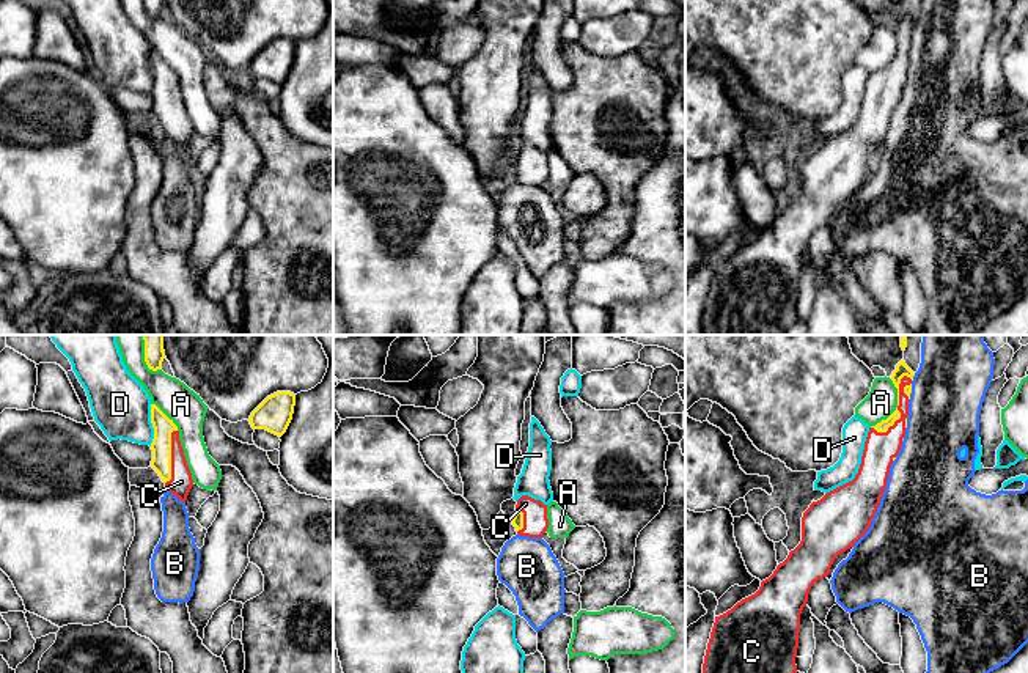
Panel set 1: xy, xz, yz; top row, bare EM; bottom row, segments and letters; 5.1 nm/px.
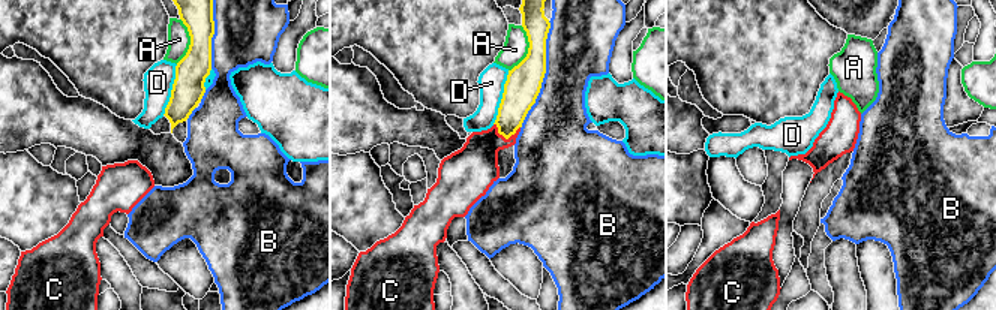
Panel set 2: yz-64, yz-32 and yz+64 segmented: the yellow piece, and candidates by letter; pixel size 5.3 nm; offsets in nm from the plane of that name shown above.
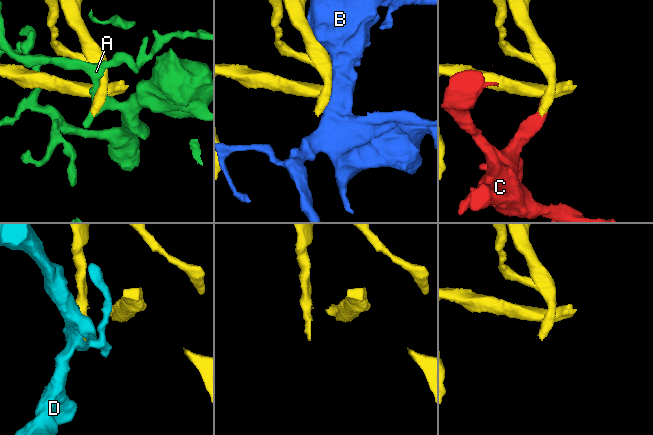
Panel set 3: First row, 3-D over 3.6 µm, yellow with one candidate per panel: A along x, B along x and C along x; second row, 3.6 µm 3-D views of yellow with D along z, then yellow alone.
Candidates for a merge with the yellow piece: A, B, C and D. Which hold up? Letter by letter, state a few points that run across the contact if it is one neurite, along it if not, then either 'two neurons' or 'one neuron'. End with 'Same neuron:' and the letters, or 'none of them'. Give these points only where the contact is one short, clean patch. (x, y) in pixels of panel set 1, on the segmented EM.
A: two neurons
B: two neurons
C: one neuron
D: two neurons
Same neuron: C

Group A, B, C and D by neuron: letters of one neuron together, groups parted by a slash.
A / B / C / D

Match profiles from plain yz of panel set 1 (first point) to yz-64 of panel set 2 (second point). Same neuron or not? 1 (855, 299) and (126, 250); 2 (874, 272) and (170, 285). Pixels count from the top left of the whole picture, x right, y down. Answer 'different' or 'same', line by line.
1: same
2: different

